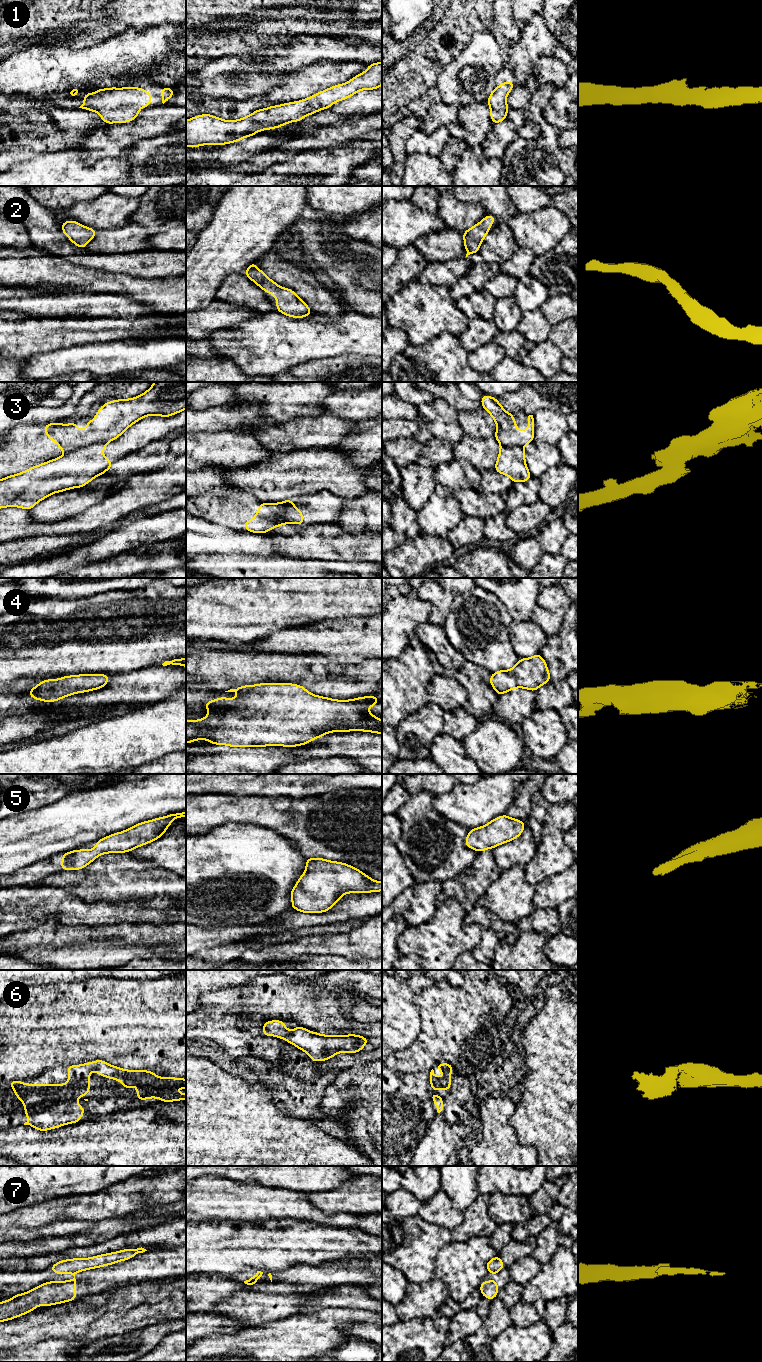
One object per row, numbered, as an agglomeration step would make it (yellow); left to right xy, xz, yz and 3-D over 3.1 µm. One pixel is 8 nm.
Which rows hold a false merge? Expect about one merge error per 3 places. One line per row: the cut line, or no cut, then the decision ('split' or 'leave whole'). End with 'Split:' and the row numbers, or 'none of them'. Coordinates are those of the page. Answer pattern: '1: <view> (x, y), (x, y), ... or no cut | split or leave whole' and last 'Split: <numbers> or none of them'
1: no cut | leave whole
2: no cut | leave whole
3: xy (106, 442), (95, 442), (67, 453) | split
4: no cut | leave whole
5: no cut | leave whole
6: no cut | leave whole
7: xz (271, 1275), (269, 1277) | split
Split: 3, 7

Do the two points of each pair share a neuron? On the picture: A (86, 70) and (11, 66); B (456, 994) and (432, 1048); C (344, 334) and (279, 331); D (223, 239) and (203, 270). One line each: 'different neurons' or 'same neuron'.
A: same neuron
B: same neuron
C: same neuron
D: same neuron

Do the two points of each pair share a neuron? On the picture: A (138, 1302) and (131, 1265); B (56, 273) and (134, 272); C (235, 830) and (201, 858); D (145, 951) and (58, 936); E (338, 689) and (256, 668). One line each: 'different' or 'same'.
A: different
B: different
C: same
D: different
E: same

